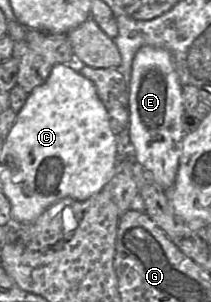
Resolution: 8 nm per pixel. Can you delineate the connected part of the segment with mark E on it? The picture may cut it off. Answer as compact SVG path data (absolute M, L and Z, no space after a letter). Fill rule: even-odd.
M145 45L132 62L129 89L129 136L137 161L164 189L173 186L182 152L183 98L173 58L166 49Z

